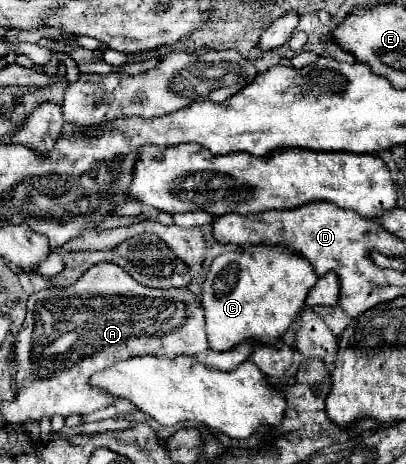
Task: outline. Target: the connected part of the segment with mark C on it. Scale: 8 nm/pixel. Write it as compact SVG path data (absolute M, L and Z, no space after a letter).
M255 248L217 256L203 282L207 336L213 350L231 350L245 340L273 344L301 312L307 292L317 282L313 266L285 248Z

